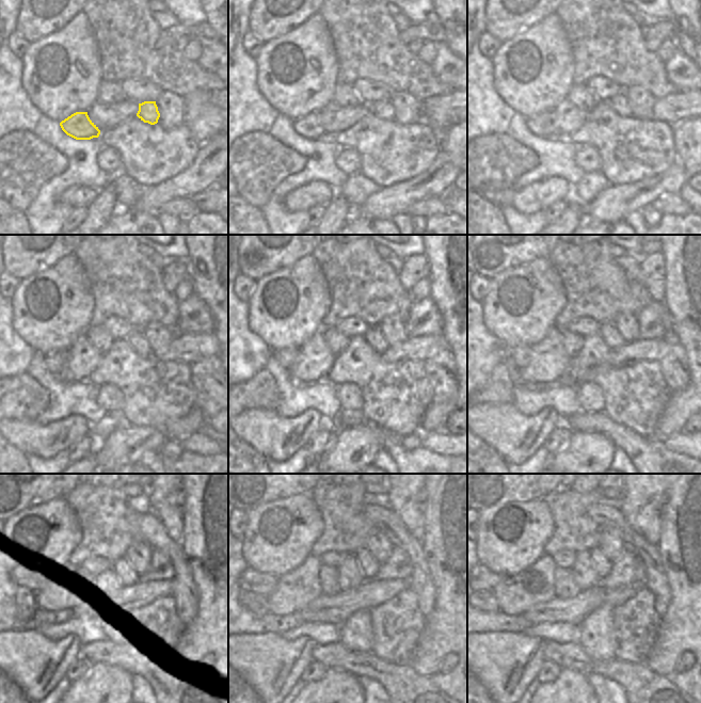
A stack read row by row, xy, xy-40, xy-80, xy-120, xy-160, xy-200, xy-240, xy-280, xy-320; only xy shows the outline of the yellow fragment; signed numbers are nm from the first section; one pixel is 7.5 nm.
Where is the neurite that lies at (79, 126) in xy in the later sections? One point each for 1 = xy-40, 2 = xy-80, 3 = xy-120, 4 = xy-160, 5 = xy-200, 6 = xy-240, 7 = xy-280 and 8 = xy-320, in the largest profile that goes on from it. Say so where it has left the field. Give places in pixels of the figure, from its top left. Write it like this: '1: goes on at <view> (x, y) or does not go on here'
1: goes on at xy-40 (309, 127)
2: goes on at xy-80 (542, 125)
3: goes on at xy-120 (54, 362)
4: goes on at xy-160 (286, 357)
5: goes on at xy-200 (521, 355)
6: goes on at xy-240 (25, 584)
7: goes on at xy-280 (264, 584)
8: goes on at xy-320 (489, 579)

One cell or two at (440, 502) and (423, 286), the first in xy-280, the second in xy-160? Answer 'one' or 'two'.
two

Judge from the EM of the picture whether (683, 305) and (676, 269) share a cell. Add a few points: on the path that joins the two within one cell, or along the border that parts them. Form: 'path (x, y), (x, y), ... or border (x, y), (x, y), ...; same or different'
path (683, 297), (683, 277); same

